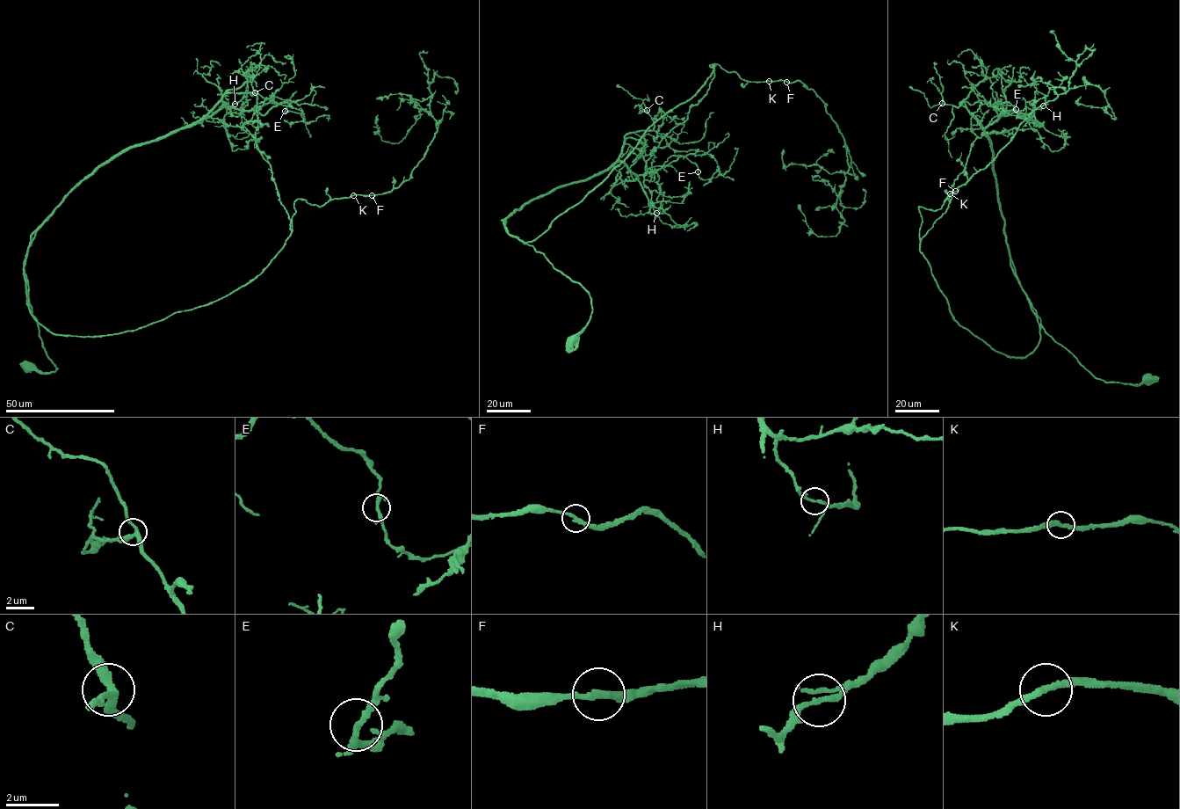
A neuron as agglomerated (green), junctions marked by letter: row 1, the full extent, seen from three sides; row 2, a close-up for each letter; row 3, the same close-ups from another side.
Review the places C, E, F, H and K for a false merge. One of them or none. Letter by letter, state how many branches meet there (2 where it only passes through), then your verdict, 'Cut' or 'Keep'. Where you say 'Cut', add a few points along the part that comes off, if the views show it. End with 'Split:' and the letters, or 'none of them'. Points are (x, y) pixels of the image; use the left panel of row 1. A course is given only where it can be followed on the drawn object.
C: Branches: 3. Keep
E: Branches: 2. Keep
F: Branches: 2. Keep
H: Branches: 2. Keep
K: Branches: 2. Keep
Split: none of them

